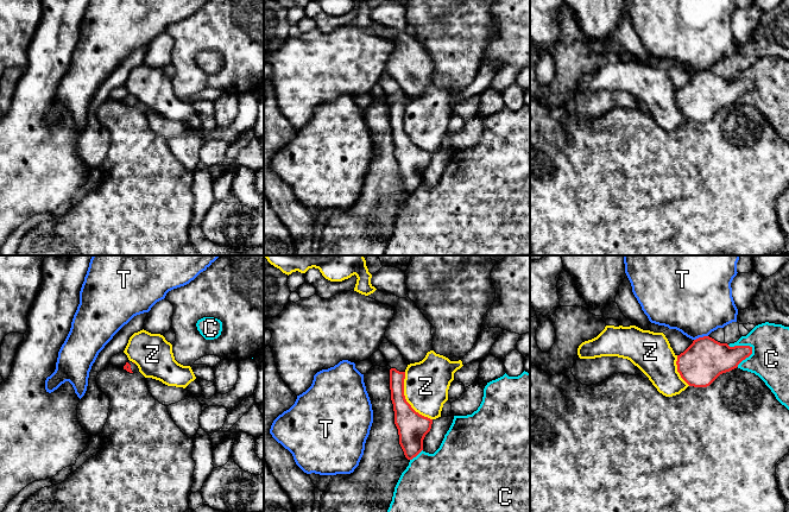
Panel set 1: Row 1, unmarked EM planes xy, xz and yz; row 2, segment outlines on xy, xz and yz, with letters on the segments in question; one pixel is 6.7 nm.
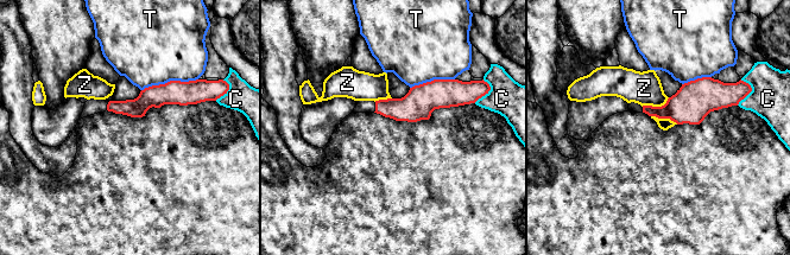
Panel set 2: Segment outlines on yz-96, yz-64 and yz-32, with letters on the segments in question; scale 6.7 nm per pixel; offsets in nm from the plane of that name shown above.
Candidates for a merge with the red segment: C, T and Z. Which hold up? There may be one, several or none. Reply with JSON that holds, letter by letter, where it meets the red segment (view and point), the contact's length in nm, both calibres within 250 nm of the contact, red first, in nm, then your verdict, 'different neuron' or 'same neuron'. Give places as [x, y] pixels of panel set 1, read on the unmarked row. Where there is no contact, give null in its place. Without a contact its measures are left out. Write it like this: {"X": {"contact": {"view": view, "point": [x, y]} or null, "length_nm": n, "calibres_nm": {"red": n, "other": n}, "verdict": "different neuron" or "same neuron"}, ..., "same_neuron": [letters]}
{"C": {"contact": {"view": "yz", "point": [742, 80]}, "length_nm": 190, "calibres_nm": {"red": 280, "other": 260}, "verdict": "different neuron"}, "T": {"contact": {"view": "yz", "point": [700, 71]}, "length_nm": 100, "calibres_nm": {"red": 280, "other": 460}, "verdict": "different neuron"}, "Z": {"contact": {"view": "xz", "point": [405, 133]}, "length_nm": 380, "calibres_nm": {"red": 200, "other": 300}, "verdict": "different neuron"}, "same_neuron": []}

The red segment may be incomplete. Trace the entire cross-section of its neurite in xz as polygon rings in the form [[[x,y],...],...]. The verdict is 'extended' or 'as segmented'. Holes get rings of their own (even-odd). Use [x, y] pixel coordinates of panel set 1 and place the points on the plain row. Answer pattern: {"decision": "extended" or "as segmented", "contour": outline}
{"decision": "extended", "contour": [[[387,76],[381,77],[378,84],[381,86],[391,101],[390,124],[399,178],[405,191],[412,194],[423,184],[423,173],[431,163],[433,153],[416,146],[405,133],[404,113],[408,97],[399,83]]]}

